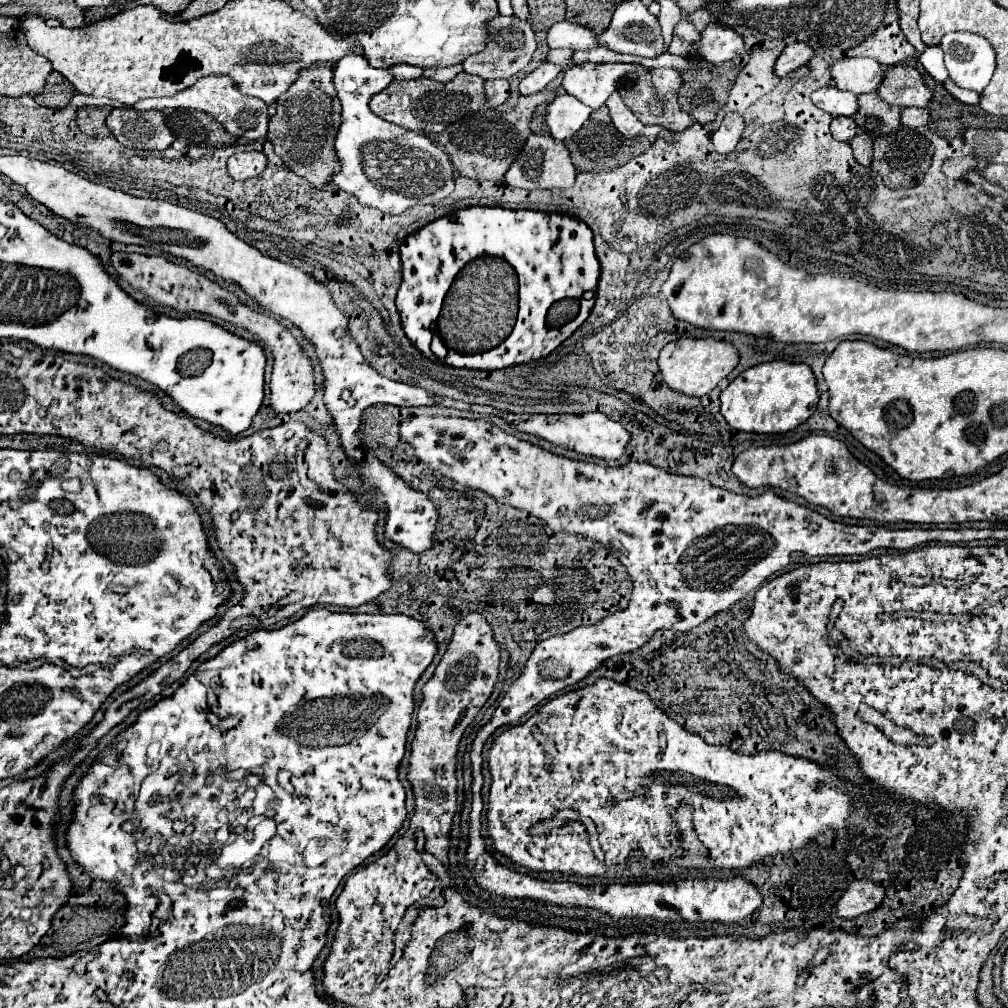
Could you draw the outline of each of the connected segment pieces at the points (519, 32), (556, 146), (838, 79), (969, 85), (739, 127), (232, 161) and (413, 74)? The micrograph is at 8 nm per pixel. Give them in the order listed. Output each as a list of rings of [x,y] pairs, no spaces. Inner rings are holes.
[[[502,15],[495,16],[489,20],[487,24],[487,46],[483,52],[475,54],[475,56],[469,56],[465,62],[463,62],[463,70],[467,74],[475,74],[475,76],[481,76],[485,80],[493,80],[493,78],[511,78],[515,76],[517,72],[521,72],[533,58],[533,52],[537,48],[535,44],[535,34],[529,26],[529,22],[517,19],[513,20],[518,28],[509,28],[512,26],[512,21],[507,17],[503,18]],[[505,22],[505,24],[503,24]],[[509,22],[509,24],[507,24]]]
[[[531,134],[521,154],[505,174],[505,182],[511,184],[513,188],[523,188],[523,190],[565,190],[575,184],[575,174],[577,172],[571,164],[569,150],[563,142],[557,142],[547,134]]]
[[[843,58],[831,68],[835,86],[853,94],[877,92],[881,80],[885,80],[883,66],[871,58]]]
[[[953,32],[939,44],[945,52],[949,76],[967,90],[983,94],[995,72],[995,48],[979,34]]]
[[[729,114],[725,116],[721,128],[717,132],[713,132],[713,146],[719,154],[731,154],[735,152],[741,136],[743,136],[743,118],[739,114]]]
[[[237,152],[227,162],[233,180],[249,180],[267,168],[267,156],[261,152]]]
[[[395,64],[393,68],[389,68],[393,74],[393,82],[405,82],[405,80],[415,80],[423,74],[421,68],[417,66],[409,66],[409,64]]]

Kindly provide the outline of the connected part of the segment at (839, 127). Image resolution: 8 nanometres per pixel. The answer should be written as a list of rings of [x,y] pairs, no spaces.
[[[833,118],[831,122],[831,134],[839,142],[851,142],[857,134],[857,124],[853,118]]]

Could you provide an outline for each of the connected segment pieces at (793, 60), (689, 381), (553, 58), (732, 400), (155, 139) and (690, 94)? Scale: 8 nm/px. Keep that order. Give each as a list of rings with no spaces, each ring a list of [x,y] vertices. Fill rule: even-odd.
[[[791,42],[791,44],[787,44],[785,50],[781,52],[777,64],[775,64],[777,76],[785,78],[789,72],[809,64],[813,54],[815,54],[815,50],[811,46],[807,46],[807,44],[803,44],[803,42]]]
[[[679,338],[669,342],[659,354],[659,370],[663,374],[665,384],[687,396],[703,396],[709,394],[723,378],[727,378],[737,366],[739,356],[737,350],[715,338]]]
[[[549,50],[547,60],[553,62],[553,64],[557,64],[557,66],[561,66],[563,70],[569,70],[569,68],[577,66],[573,62],[573,50]]]
[[[775,360],[741,372],[721,392],[721,414],[733,430],[775,434],[789,432],[803,424],[817,410],[817,402],[819,392],[813,370],[807,364]]]
[[[113,108],[107,128],[121,144],[139,144],[147,150],[165,150],[175,140],[165,126],[163,112],[141,112],[135,108]]]
[[[699,58],[693,60],[703,66],[693,66],[691,70],[681,72],[683,88],[679,92],[679,104],[695,122],[709,124],[715,120],[717,110],[727,104],[729,92],[741,68],[733,62],[713,66]]]

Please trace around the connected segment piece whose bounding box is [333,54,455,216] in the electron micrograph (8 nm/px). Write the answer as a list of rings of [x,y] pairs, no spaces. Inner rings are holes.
[[[349,54],[335,66],[333,84],[337,88],[343,114],[335,148],[341,160],[341,172],[333,182],[353,194],[359,204],[381,210],[383,214],[403,214],[417,204],[439,204],[455,190],[453,164],[449,156],[427,136],[389,124],[373,116],[369,100],[389,84],[389,70],[371,68],[365,56]]]

